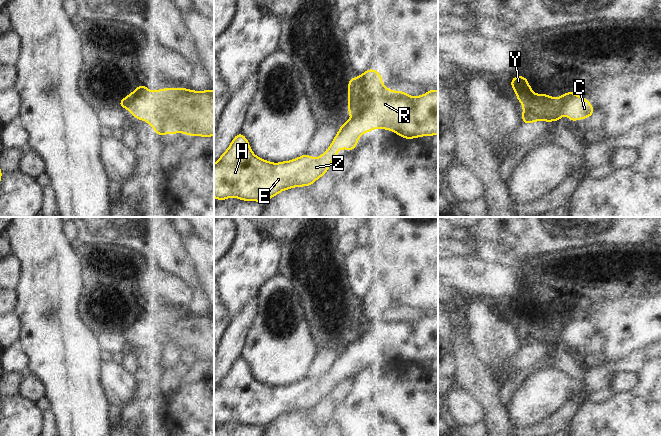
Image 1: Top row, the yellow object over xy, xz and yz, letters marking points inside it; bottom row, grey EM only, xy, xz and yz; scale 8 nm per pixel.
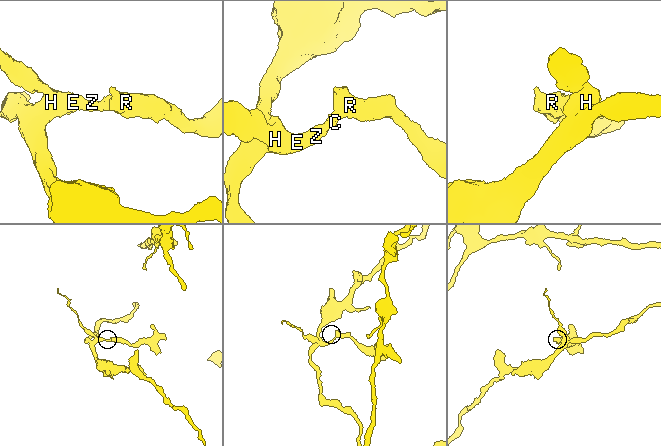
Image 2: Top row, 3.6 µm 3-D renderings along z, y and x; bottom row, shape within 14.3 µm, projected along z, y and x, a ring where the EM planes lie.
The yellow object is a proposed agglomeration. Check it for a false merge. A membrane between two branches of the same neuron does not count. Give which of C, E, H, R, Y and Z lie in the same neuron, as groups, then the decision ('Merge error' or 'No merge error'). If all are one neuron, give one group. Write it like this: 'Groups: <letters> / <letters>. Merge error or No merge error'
Groups: C E H R Y Z. No merge error

